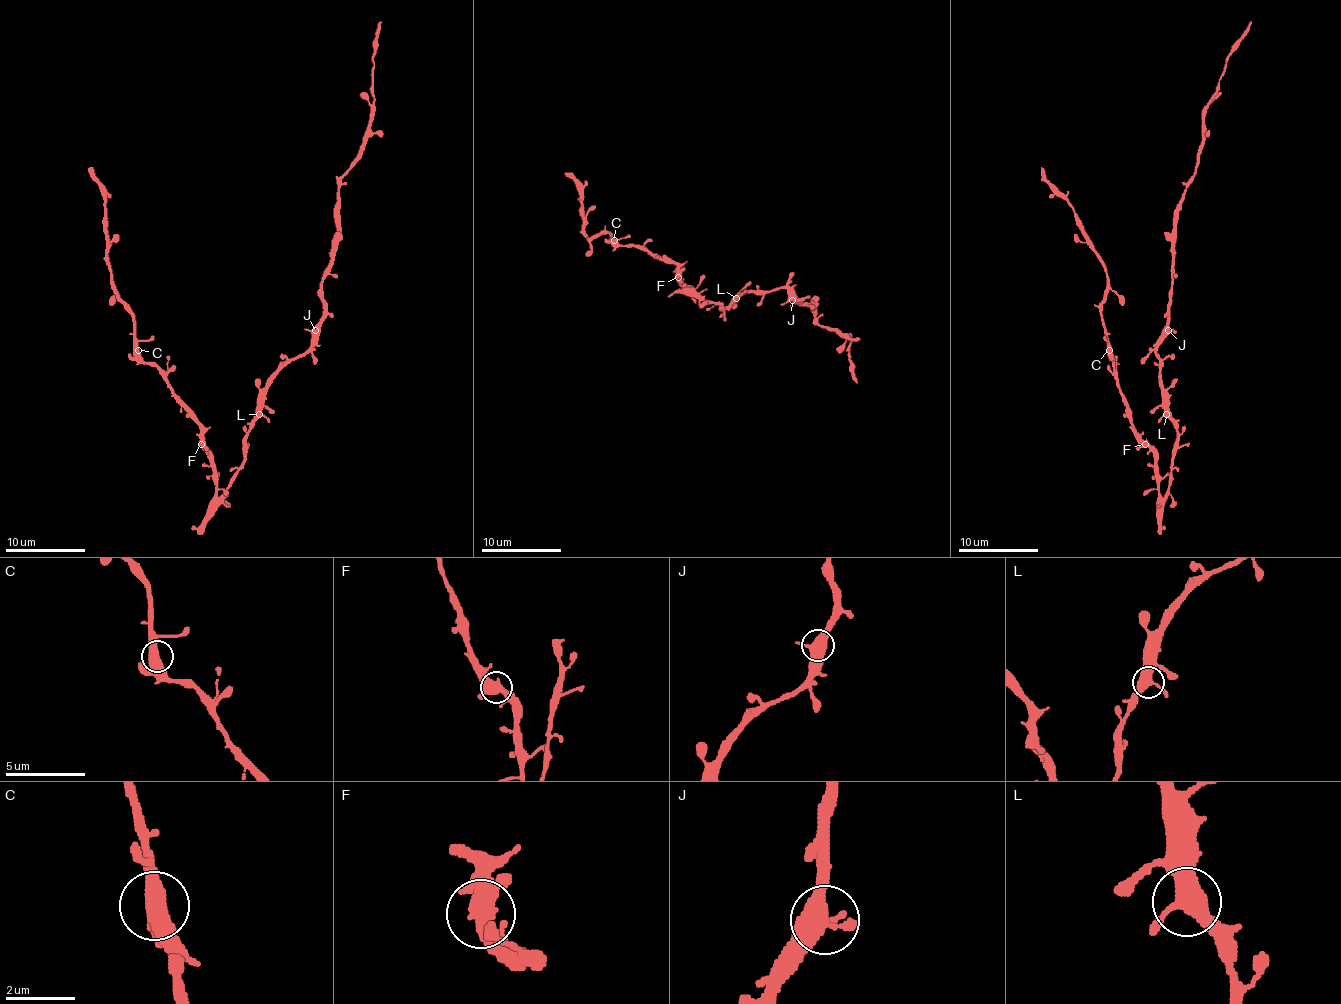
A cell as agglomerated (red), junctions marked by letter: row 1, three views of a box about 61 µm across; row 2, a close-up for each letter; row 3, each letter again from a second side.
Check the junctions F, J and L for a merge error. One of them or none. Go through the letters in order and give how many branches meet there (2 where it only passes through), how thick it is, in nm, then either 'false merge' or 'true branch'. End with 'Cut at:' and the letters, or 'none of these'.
F: branches 3; calibre 440 nm; true branch
J: branches 3; calibre 460 nm; true branch
L: branches 3; calibre 440 nm; true branch
Cut at: none of these

